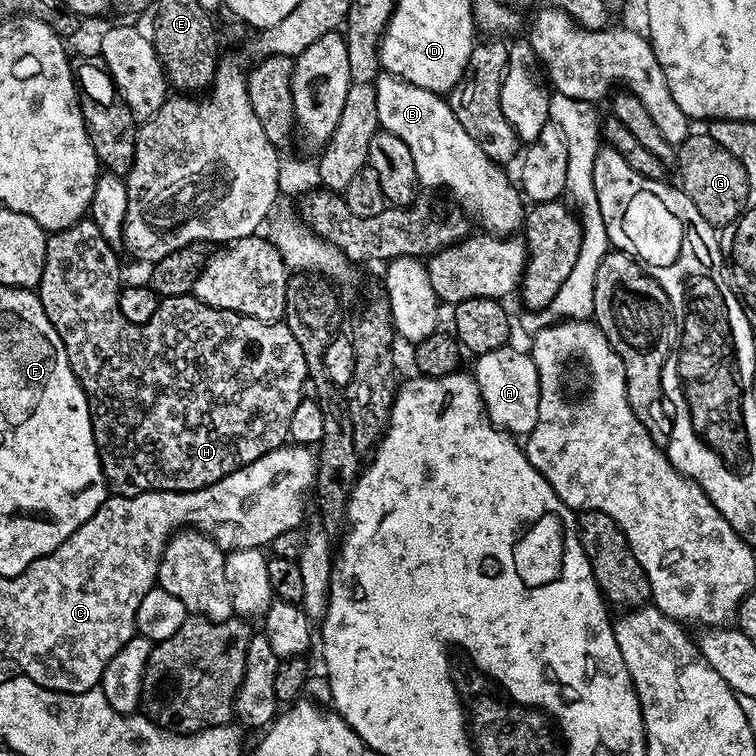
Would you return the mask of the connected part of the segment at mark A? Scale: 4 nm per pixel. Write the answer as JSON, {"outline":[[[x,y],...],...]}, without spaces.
{"outline":[[[513,346],[479,353],[475,357],[474,379],[480,396],[484,399],[484,410],[493,424],[517,438],[526,438],[538,423],[540,383],[538,370],[527,351],[519,352]]]}

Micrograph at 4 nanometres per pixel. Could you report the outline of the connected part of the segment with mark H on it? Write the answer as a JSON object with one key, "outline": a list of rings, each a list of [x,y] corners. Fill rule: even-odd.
{"outline":[[[91,218],[79,220],[76,224],[54,232],[48,236],[46,258],[42,278],[38,285],[38,295],[42,302],[42,310],[46,310],[46,318],[58,330],[58,338],[66,346],[66,354],[70,366],[74,370],[77,382],[88,396],[88,409],[92,415],[92,437],[96,443],[96,452],[100,456],[100,469],[104,471],[107,487],[117,496],[137,496],[143,492],[193,492],[199,488],[218,482],[223,476],[234,470],[262,458],[276,448],[285,447],[289,439],[290,418],[294,418],[294,406],[305,395],[304,380],[309,379],[306,358],[302,354],[302,346],[298,346],[298,338],[290,334],[287,323],[269,322],[243,316],[230,310],[211,308],[203,304],[195,295],[189,294],[179,299],[161,299],[154,318],[145,324],[131,324],[122,318],[120,309],[120,264],[112,253],[113,245],[102,238],[102,230]]]}

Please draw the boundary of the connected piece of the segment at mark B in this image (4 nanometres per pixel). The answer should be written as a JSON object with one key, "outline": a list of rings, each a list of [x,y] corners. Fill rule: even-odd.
{"outline":[[[387,74],[377,76],[375,86],[380,127],[383,131],[398,134],[398,138],[402,138],[402,142],[406,142],[406,146],[410,146],[410,154],[414,157],[416,179],[423,187],[425,184],[428,188],[448,188],[449,194],[461,204],[457,205],[475,223],[477,220],[484,227],[481,229],[485,233],[512,234],[523,225],[526,208],[525,205],[520,205],[521,189],[514,183],[513,177],[511,180],[504,173],[507,171],[496,161],[491,160],[482,150],[482,146],[478,146],[478,142],[474,142],[474,138],[470,138],[470,134],[466,134],[462,122],[458,122],[458,118],[454,118],[454,110],[441,93],[422,90],[422,86],[414,86],[410,82]]]}

